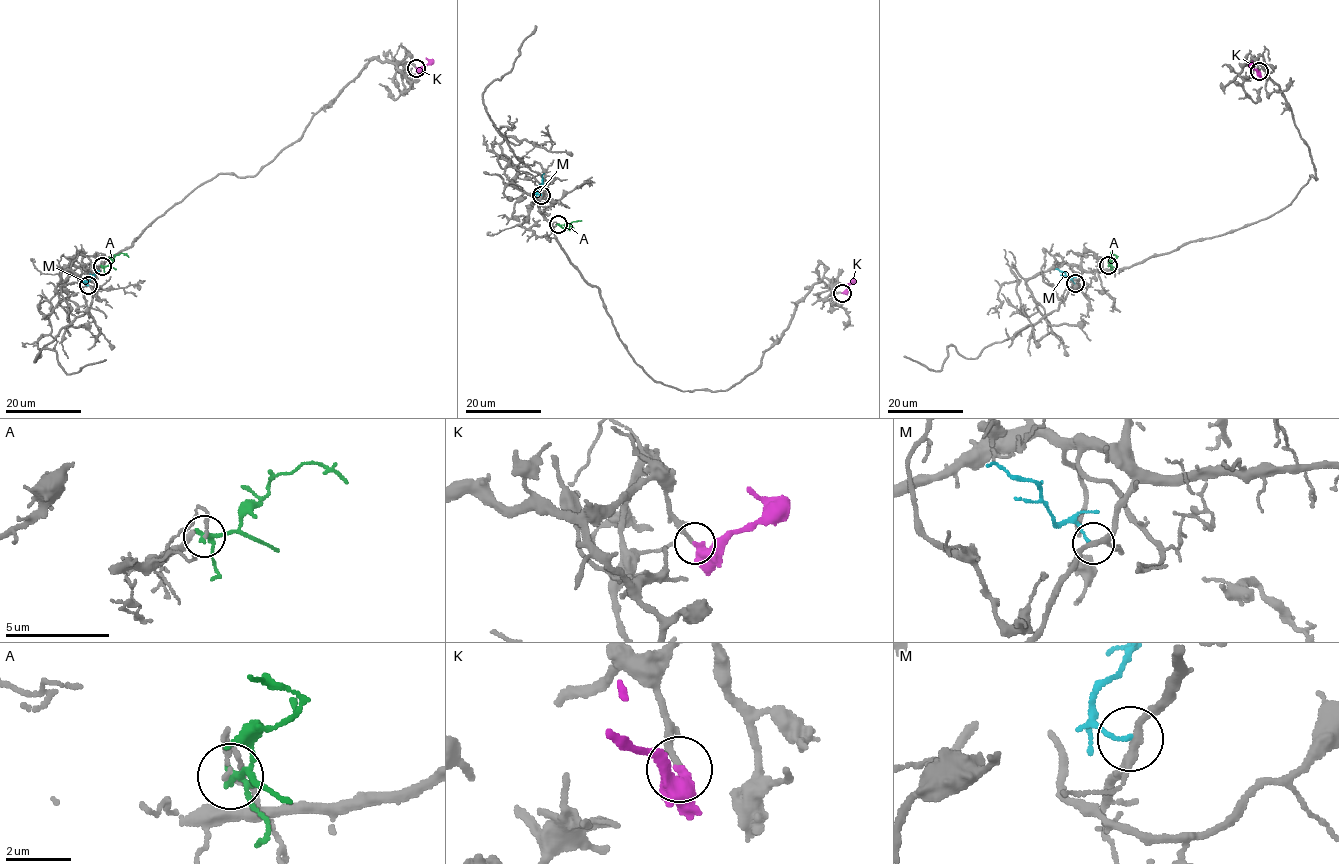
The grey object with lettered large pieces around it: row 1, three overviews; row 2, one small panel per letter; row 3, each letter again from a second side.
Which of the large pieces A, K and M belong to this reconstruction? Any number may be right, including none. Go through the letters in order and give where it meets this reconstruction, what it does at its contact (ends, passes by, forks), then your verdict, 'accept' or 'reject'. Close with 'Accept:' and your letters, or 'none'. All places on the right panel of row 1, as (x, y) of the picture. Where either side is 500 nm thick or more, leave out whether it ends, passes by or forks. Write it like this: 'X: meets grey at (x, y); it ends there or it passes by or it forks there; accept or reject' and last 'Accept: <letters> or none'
A: meets grey at (1108, 265); it passes by; reject
K: meets grey at (1259, 71); it ends there; accept
M: meets grey at (1075, 283); it ends there; reject
Accept: K

